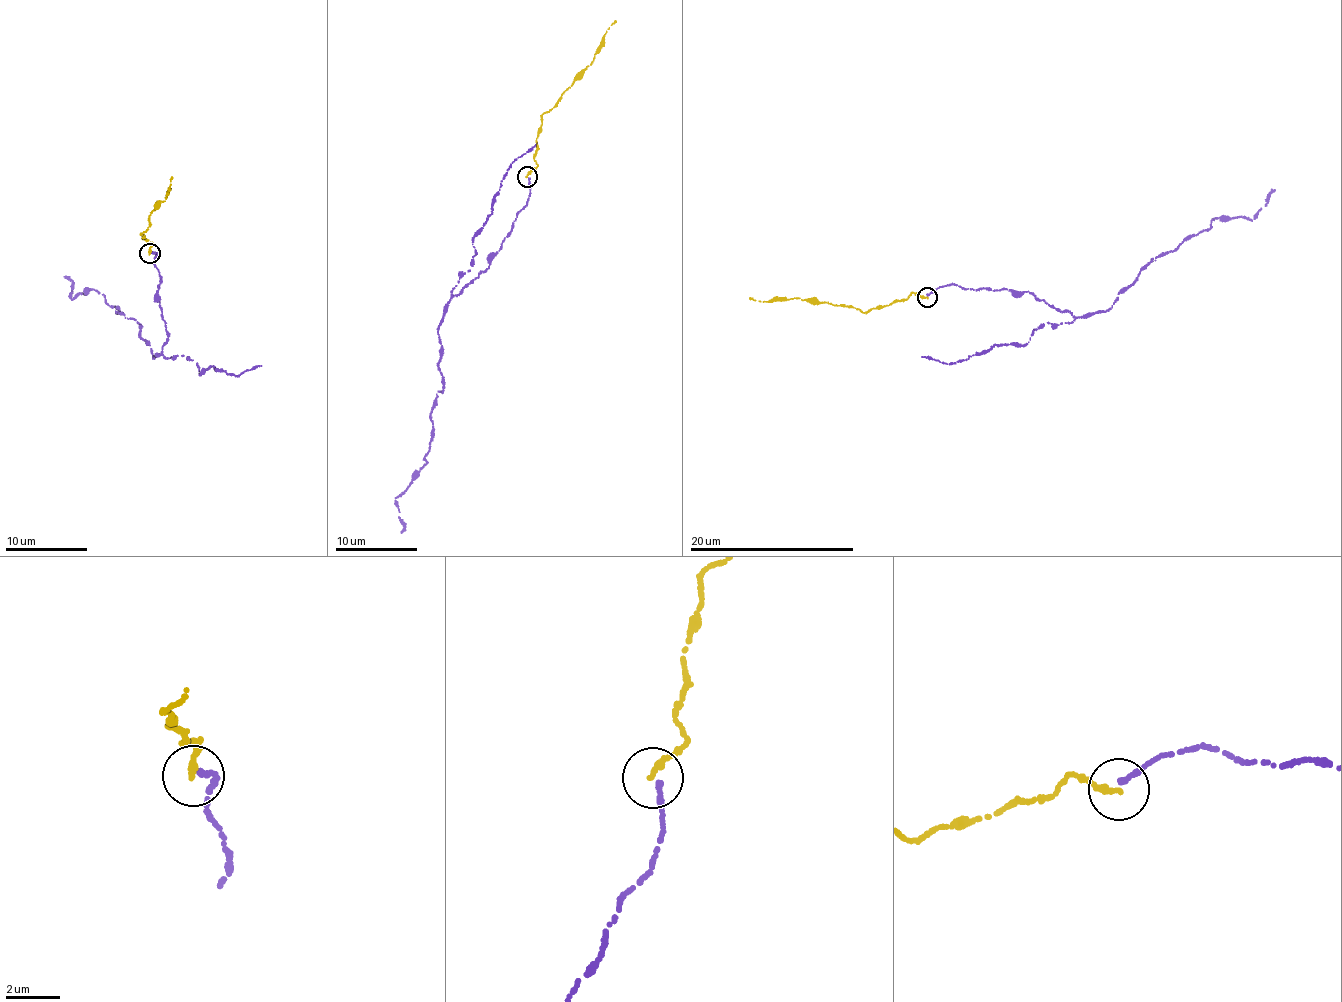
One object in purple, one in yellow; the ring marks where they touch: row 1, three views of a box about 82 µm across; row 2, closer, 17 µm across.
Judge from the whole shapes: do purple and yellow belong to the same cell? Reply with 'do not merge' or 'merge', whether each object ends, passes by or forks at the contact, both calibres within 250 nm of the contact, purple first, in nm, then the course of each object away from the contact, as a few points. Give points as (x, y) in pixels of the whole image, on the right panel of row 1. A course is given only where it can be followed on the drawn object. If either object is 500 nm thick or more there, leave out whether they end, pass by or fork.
merge; purple ends; yellow ends; calibres 240 and 260 nm; course purple (928, 295), (954, 284), (1028, 291), (1084, 318), (1113, 307), (1147, 263), (1217, 217), (1252, 220), (1275, 190); course yellow (926, 297), (910, 294), (863, 312), (802, 298), (765, 302), (749, 298)

